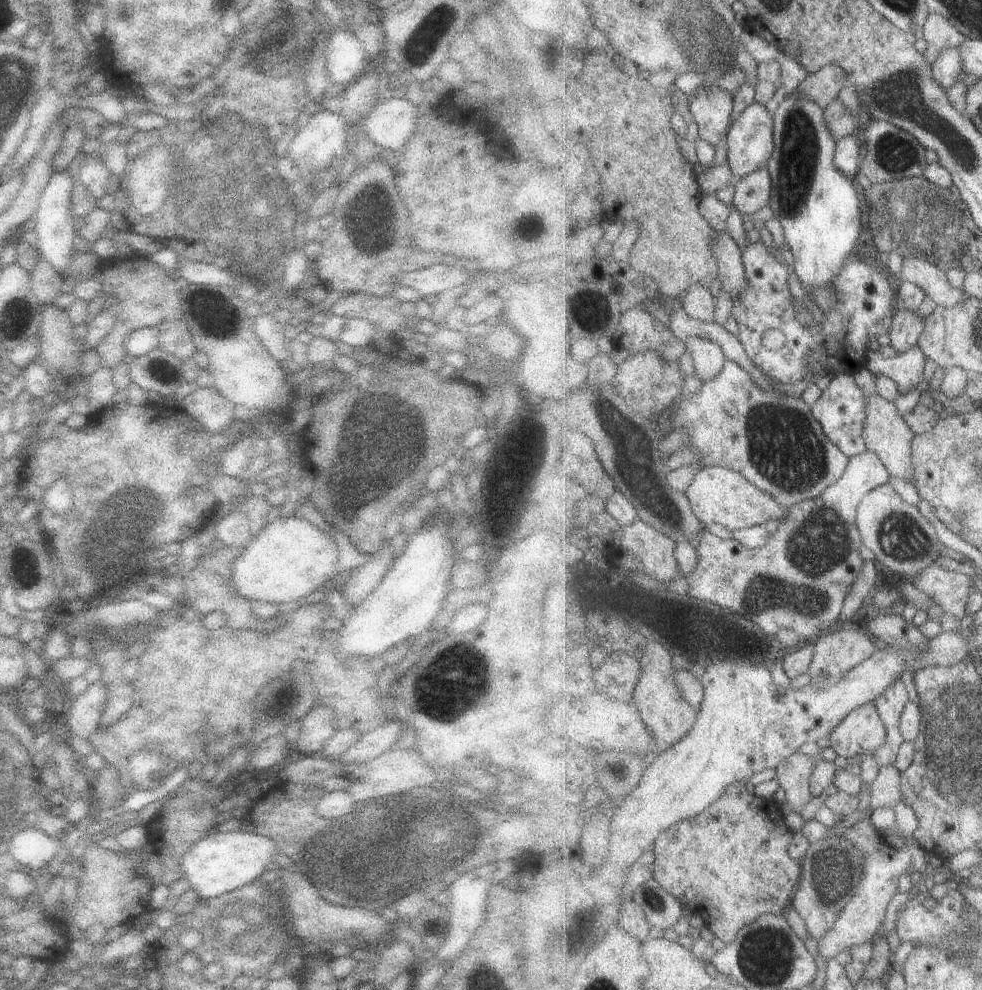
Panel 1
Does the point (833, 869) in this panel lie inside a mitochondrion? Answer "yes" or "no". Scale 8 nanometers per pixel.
yes

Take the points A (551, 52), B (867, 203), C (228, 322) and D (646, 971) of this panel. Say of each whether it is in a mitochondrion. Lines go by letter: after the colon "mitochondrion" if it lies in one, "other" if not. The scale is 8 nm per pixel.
A: other
B: other
C: other
D: other

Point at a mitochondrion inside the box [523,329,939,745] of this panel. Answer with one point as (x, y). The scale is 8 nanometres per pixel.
(823, 544)

